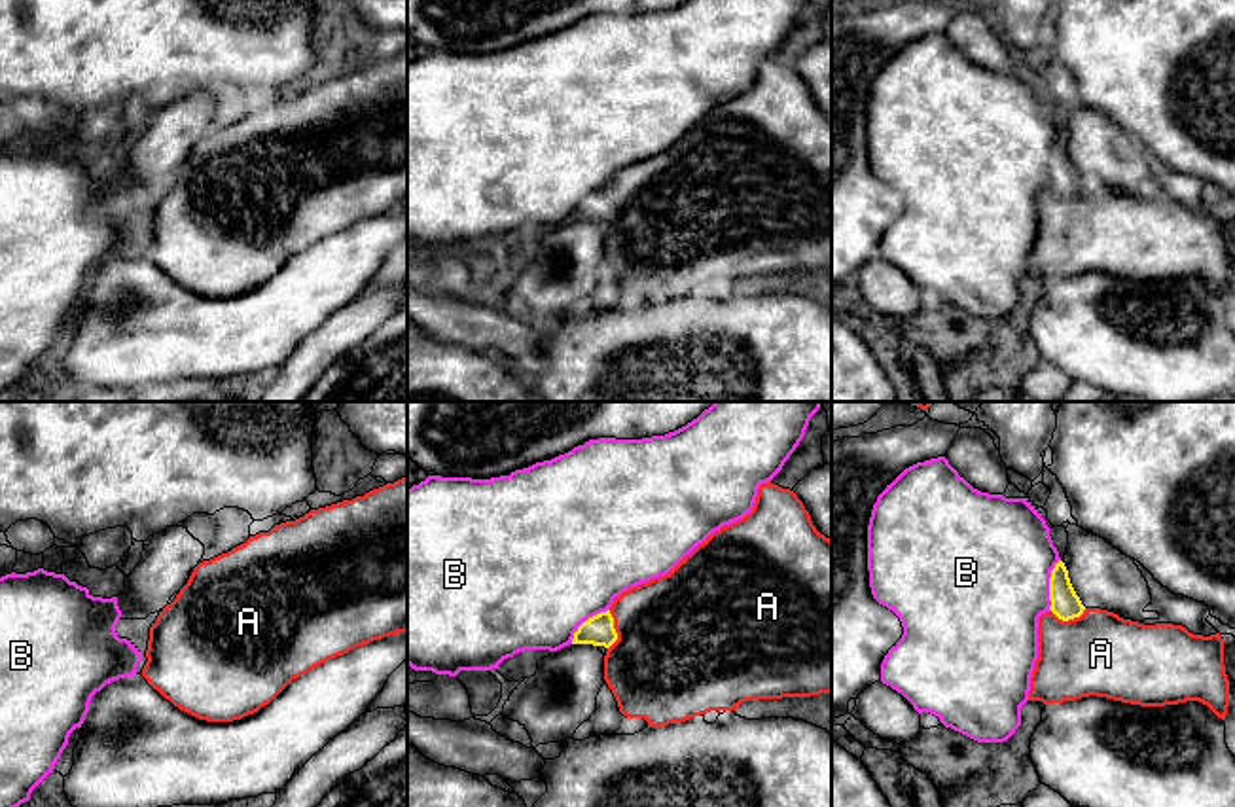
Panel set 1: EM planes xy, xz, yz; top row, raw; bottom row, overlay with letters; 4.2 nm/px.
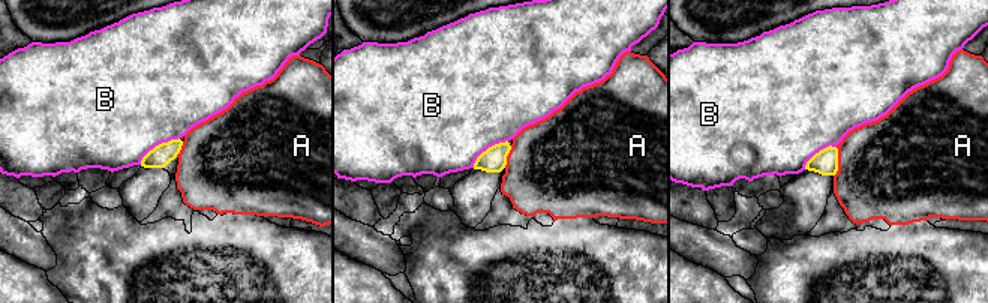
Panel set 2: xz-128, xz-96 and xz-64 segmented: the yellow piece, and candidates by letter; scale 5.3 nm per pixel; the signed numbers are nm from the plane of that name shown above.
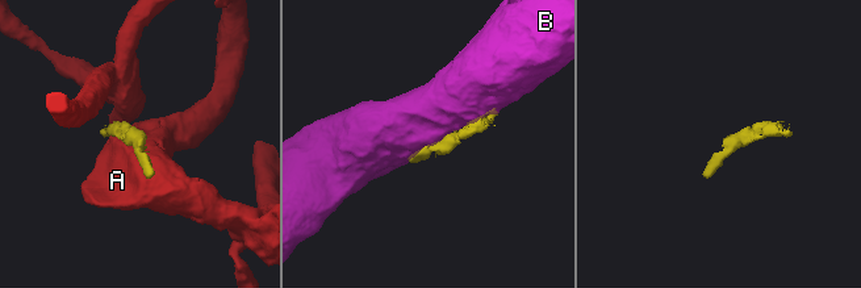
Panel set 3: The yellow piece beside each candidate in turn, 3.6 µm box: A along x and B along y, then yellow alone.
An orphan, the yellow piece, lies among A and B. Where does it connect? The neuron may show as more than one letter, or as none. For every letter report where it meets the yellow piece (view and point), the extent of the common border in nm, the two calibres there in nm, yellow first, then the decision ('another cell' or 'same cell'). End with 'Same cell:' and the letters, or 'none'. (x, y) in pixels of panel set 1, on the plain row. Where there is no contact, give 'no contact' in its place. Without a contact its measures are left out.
A: meets yellow in xz at (614, 205); contact 170 nm long; 130 nm thick on the yellow side, 480 nm on the other; another cell
B: meets yellow in yz at (1050, 160); contact 220 nm long; 120 nm thick on the yellow side, 500 nm on the other; another cell
Same cell: none

